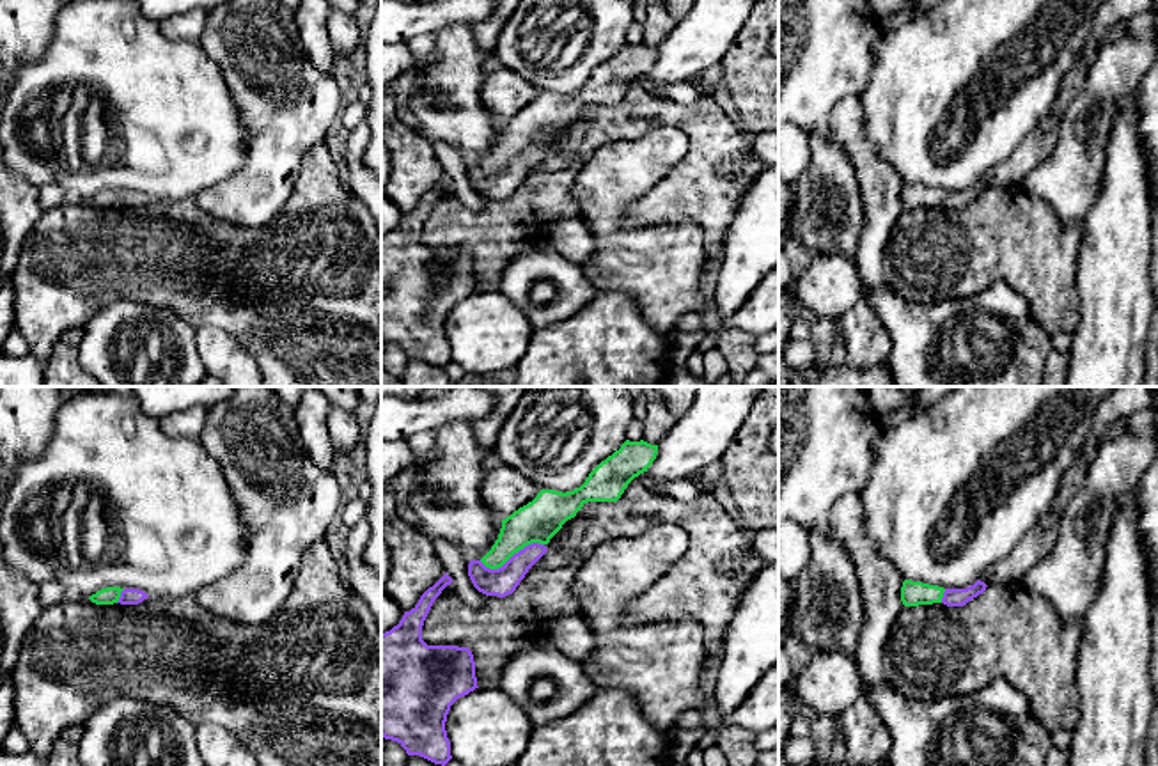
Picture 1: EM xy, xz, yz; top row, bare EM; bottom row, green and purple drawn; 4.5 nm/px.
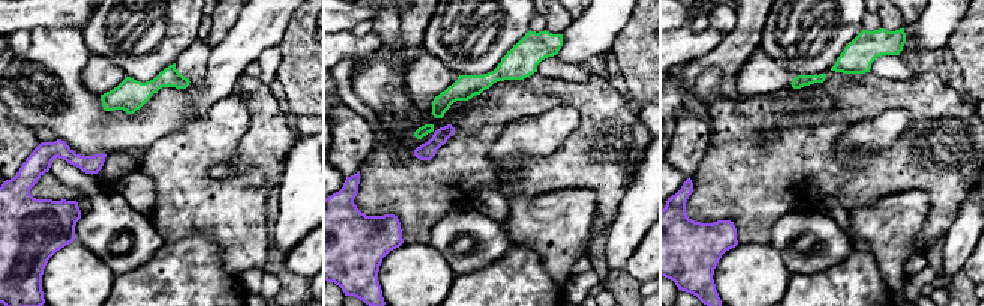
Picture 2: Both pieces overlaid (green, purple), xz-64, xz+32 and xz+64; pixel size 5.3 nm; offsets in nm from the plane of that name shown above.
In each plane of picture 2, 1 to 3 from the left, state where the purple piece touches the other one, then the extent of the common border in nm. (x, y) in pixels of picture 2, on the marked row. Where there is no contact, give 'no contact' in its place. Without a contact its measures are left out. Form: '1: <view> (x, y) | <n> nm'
1: no contact
2: no contact
3: no contact

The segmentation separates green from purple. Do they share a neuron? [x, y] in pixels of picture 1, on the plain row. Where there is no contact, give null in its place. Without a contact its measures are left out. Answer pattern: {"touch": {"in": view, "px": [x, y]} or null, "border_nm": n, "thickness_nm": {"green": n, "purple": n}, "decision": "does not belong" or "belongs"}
{"touch": {"in": "xz", "px": [511, 158]}, "border_nm": 300, "thickness_nm": {"green": 190, "purple": 130}, "decision": "belongs"}

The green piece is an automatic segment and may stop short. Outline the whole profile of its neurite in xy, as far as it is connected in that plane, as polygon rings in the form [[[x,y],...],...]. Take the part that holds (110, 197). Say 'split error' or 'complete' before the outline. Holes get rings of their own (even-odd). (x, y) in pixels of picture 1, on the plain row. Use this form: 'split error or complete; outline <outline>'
split error; outline [[[106,190],[92,197],[89,202],[96,207],[138,207],[149,199],[138,192],[121,192],[121,190]]]

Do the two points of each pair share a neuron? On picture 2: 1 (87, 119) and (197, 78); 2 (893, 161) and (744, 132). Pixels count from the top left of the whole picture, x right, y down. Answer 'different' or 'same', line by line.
1: different
2: same

